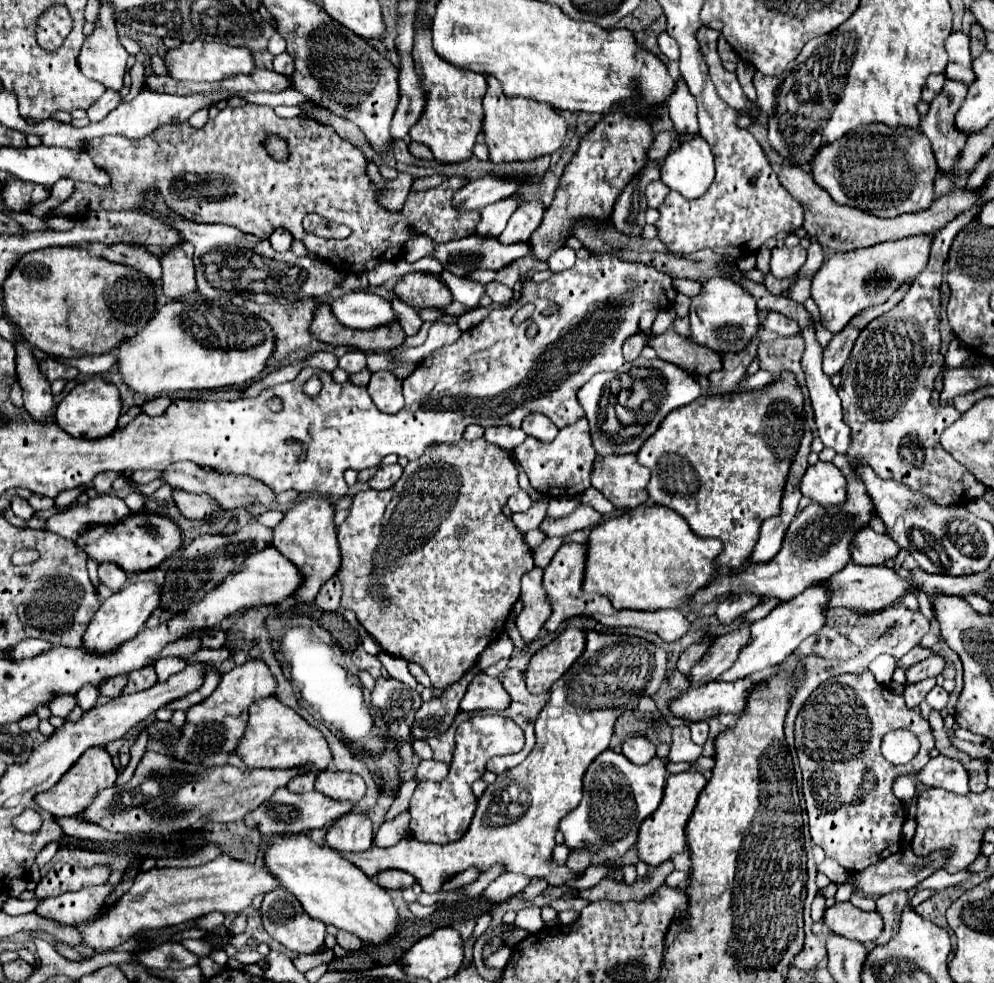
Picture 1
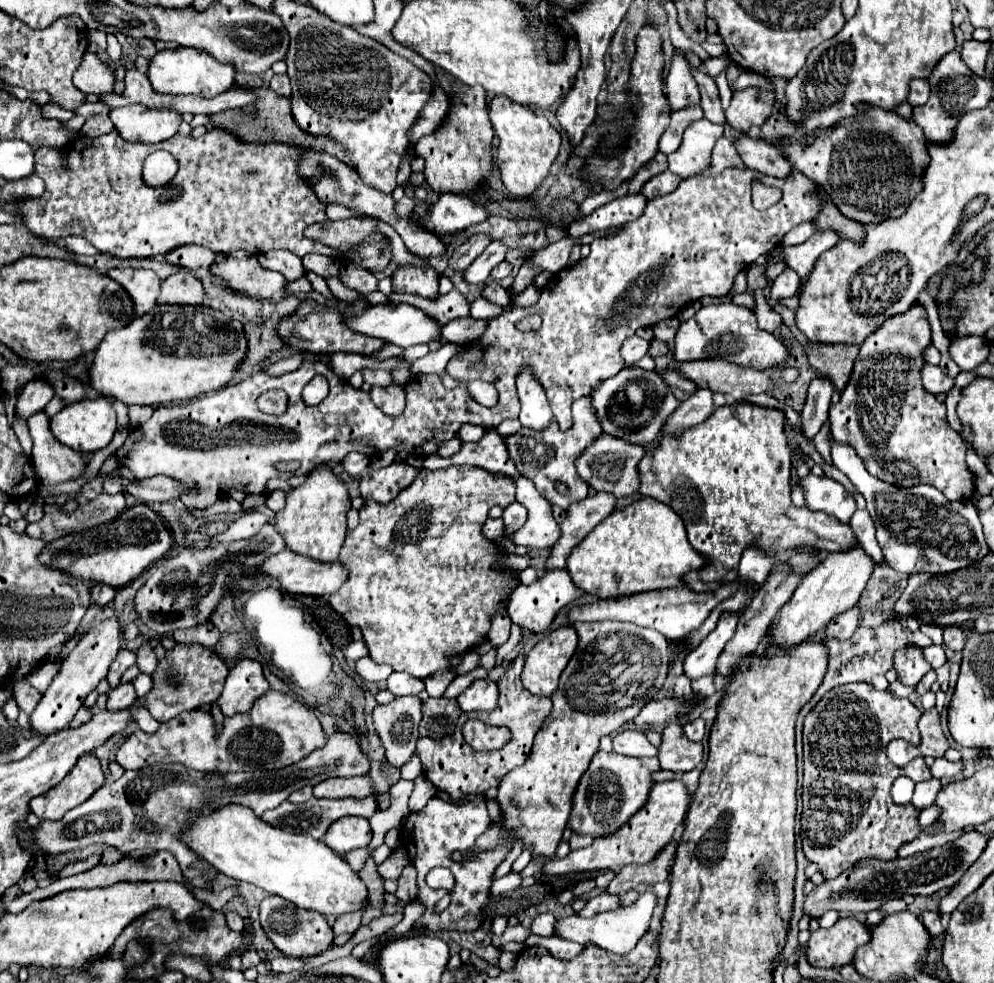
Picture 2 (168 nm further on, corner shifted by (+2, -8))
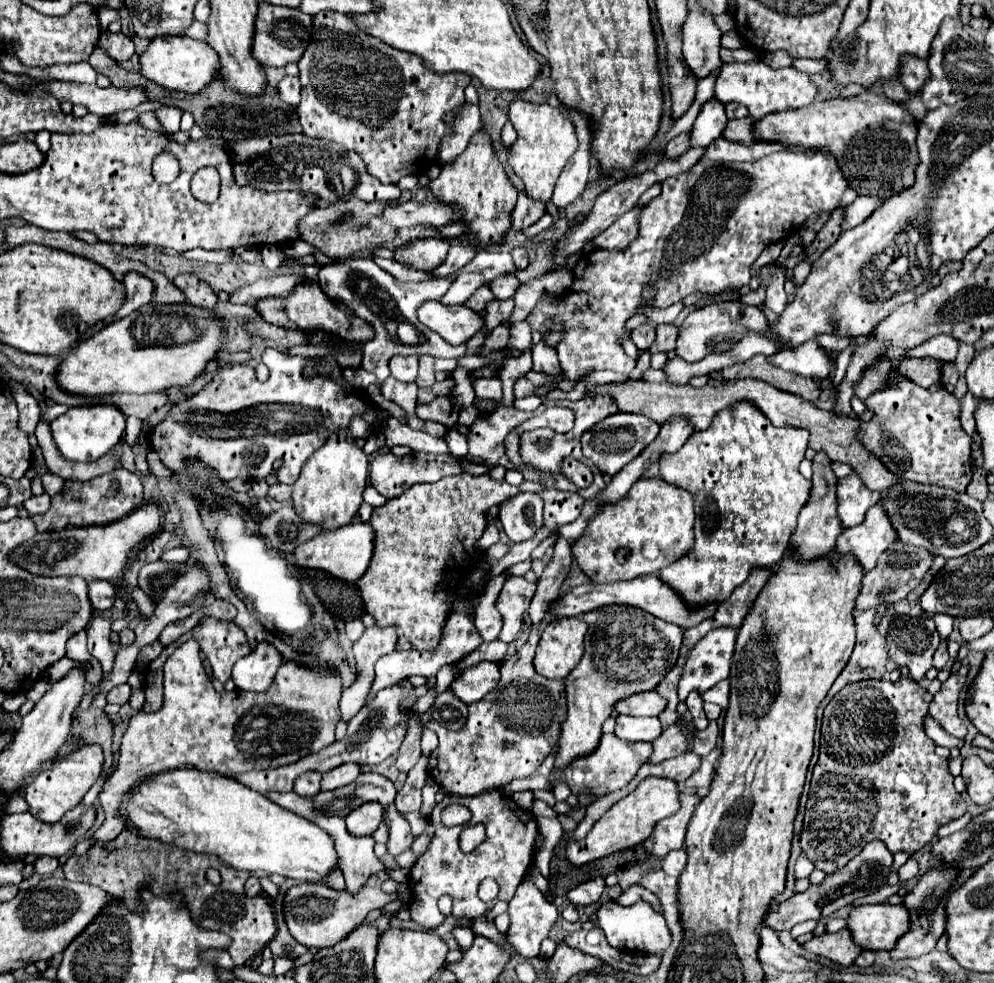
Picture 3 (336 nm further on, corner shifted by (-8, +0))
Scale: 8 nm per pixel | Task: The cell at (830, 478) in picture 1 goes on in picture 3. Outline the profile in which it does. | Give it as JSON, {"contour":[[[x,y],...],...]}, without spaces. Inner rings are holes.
{"contour":[[[851,474],[841,478],[837,484],[837,500],[839,500],[839,518],[843,526],[855,526],[863,522],[865,512],[881,500],[881,494],[869,490],[859,476]]]}

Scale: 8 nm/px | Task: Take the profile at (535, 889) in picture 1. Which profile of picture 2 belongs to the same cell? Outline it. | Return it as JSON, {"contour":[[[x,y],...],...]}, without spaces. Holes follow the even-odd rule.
{"contour":[[[675,778],[671,782],[659,782],[653,786],[645,808],[639,810],[633,816],[633,820],[629,820],[625,824],[625,828],[619,828],[619,832],[615,832],[613,836],[595,838],[589,848],[571,850],[569,856],[563,860],[559,860],[559,858],[547,860],[541,868],[541,872],[545,876],[563,876],[563,874],[571,874],[571,872],[589,872],[589,870],[607,870],[607,868],[619,872],[619,866],[647,864],[649,860],[653,860],[657,856],[657,852],[661,852],[665,848],[665,844],[669,844],[669,840],[673,840],[675,828],[679,828],[683,824],[689,804],[691,804],[691,794],[679,778]]]}

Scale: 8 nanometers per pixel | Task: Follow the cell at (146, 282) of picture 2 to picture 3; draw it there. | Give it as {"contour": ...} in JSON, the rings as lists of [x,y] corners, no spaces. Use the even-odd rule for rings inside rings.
{"contour":[[[129,272],[123,280],[123,286],[125,286],[125,302],[123,306],[119,308],[119,312],[115,314],[115,318],[125,318],[129,316],[131,312],[139,310],[141,306],[149,304],[151,298],[153,298],[153,286],[151,286],[151,280],[137,274],[137,272]]]}

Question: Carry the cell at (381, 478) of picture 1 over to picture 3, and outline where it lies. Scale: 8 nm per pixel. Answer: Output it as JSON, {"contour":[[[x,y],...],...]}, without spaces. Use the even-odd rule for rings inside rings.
{"contour":[[[383,452],[377,454],[371,462],[371,470],[369,470],[369,478],[371,484],[377,488],[377,492],[381,496],[385,496],[387,500],[401,496],[407,488],[411,488],[417,482],[437,482],[445,476],[461,476],[465,470],[459,462],[457,456],[453,454],[425,454],[425,452],[411,452],[407,456],[395,456],[391,452]]]}

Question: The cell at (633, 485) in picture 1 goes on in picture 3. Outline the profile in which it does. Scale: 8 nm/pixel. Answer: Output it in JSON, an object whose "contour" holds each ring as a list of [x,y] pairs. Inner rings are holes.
{"contour":[[[613,414],[607,420],[601,420],[599,424],[595,424],[595,428],[589,428],[587,432],[583,432],[581,436],[581,444],[583,444],[583,454],[603,472],[609,476],[615,476],[627,462],[631,462],[645,446],[649,446],[657,434],[659,434],[659,424],[655,424],[653,420],[647,420],[647,416],[641,414]]]}

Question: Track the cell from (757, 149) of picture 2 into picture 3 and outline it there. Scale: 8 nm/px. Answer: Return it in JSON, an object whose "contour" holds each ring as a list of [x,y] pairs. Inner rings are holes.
{"contour":[[[749,116],[739,118],[739,120],[729,120],[727,128],[723,130],[723,138],[731,140],[731,142],[739,142],[739,144],[755,144],[753,120]]]}

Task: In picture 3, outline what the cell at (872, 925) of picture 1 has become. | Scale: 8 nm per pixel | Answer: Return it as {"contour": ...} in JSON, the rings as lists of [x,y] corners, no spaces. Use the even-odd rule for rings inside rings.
{"contour":[[[845,928],[837,934],[825,932],[823,936],[817,936],[809,942],[805,942],[803,948],[811,954],[823,956],[841,966],[851,966],[855,962],[855,958],[861,954],[861,948],[851,940],[849,930],[845,930]]]}

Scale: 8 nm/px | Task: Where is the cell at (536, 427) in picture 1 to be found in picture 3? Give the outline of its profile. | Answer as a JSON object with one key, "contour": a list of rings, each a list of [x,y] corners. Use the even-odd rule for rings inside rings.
{"contour":[[[543,340],[533,344],[533,370],[545,372],[545,374],[551,374],[551,376],[557,376],[561,372],[559,358],[555,356],[555,348],[549,346]]]}

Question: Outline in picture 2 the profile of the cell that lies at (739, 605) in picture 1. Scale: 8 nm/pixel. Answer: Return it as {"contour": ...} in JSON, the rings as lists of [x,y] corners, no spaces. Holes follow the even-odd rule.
{"contour":[[[723,612],[717,622],[717,628],[695,650],[691,650],[687,654],[685,674],[691,680],[697,680],[705,674],[715,672],[715,662],[717,662],[723,646],[727,644],[727,640],[733,636],[737,620],[739,620],[739,612]]]}

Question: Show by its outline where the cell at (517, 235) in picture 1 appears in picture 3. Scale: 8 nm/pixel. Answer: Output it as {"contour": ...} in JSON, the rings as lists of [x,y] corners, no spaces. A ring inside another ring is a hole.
{"contour":[[[459,274],[455,278],[455,282],[451,284],[449,292],[445,296],[439,298],[441,304],[451,306],[451,304],[465,304],[467,298],[479,288],[483,286],[483,278],[481,276],[473,276],[473,274]]]}

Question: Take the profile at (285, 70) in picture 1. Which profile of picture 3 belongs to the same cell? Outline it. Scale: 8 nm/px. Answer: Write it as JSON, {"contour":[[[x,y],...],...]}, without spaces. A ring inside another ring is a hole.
{"contour":[[[285,76],[279,82],[277,92],[279,92],[279,100],[283,100],[283,104],[291,104],[291,108],[295,108],[301,100],[301,82],[299,82],[299,78]]]}

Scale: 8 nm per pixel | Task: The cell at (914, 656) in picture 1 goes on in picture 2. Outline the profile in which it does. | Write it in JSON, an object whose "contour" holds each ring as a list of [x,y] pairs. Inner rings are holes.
{"contour":[[[929,646],[929,648],[925,648],[923,650],[923,654],[925,654],[925,658],[927,658],[927,662],[933,666],[933,668],[939,668],[939,666],[943,666],[947,662],[947,656],[945,656],[945,650],[941,648],[941,646]]]}

